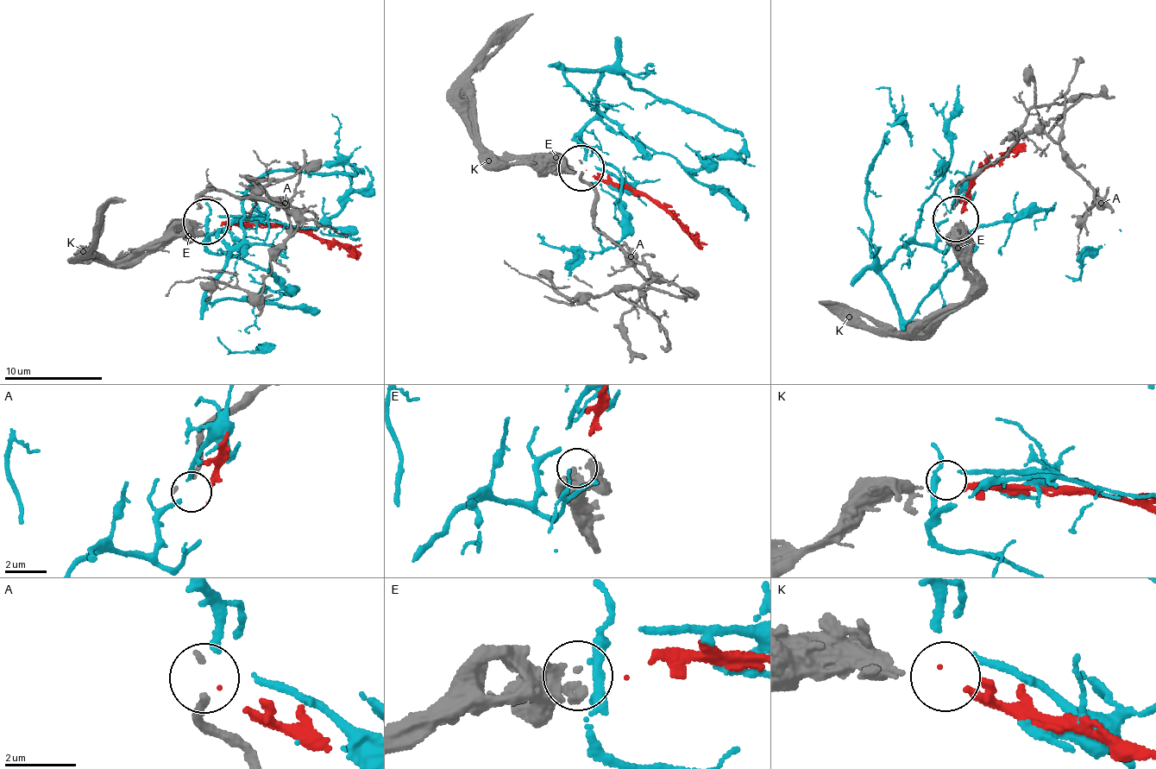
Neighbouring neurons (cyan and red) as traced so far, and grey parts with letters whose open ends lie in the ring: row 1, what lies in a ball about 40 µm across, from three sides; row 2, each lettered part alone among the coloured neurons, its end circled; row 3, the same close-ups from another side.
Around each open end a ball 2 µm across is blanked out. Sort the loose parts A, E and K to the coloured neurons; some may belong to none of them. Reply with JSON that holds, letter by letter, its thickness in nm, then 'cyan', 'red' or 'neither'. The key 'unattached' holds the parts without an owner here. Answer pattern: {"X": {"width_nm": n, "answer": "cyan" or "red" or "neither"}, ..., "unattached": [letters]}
{"A": {"width_nm": 110, "answer": "cyan"}, "E": {"width_nm": 320, "answer": "neither"}, "K": {"width_nm": 220, "answer": "red"}, "unattached": ["E"]}

